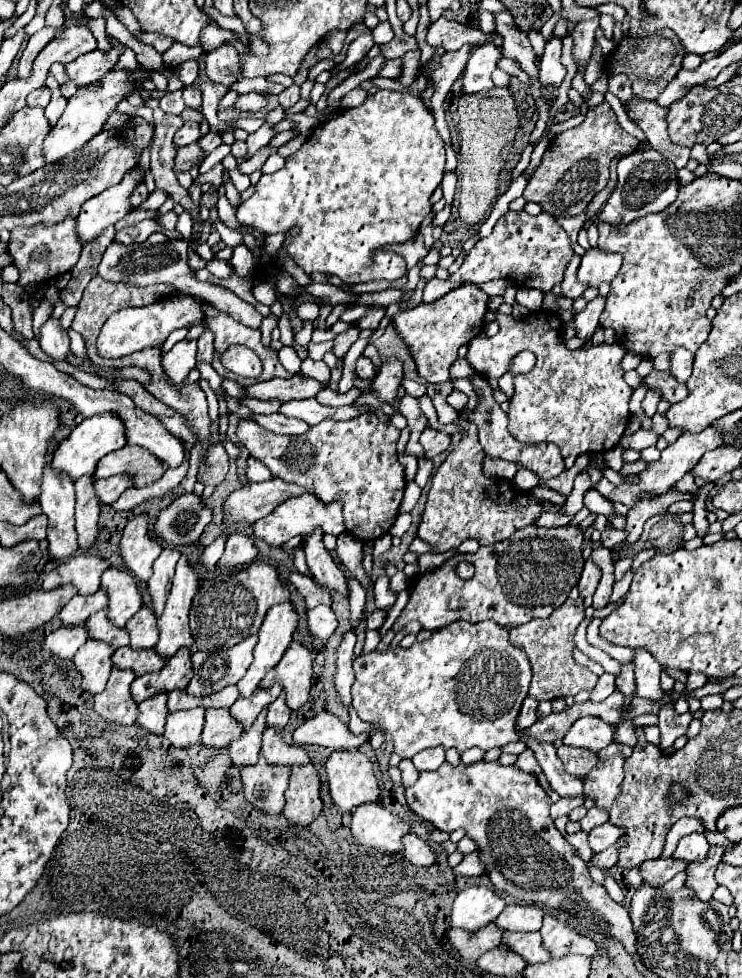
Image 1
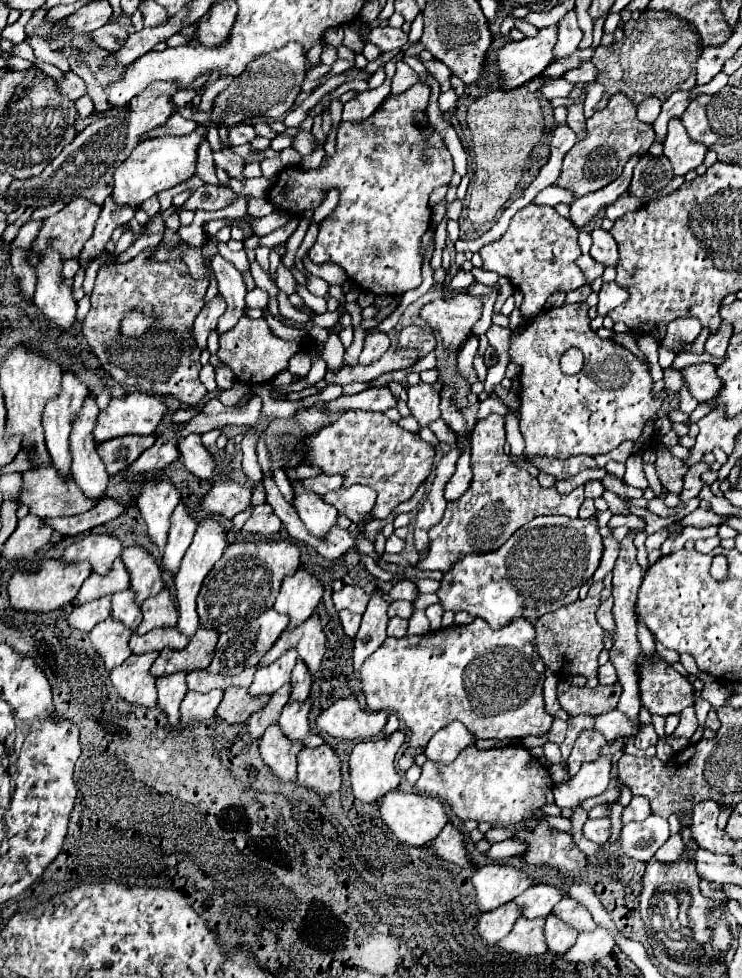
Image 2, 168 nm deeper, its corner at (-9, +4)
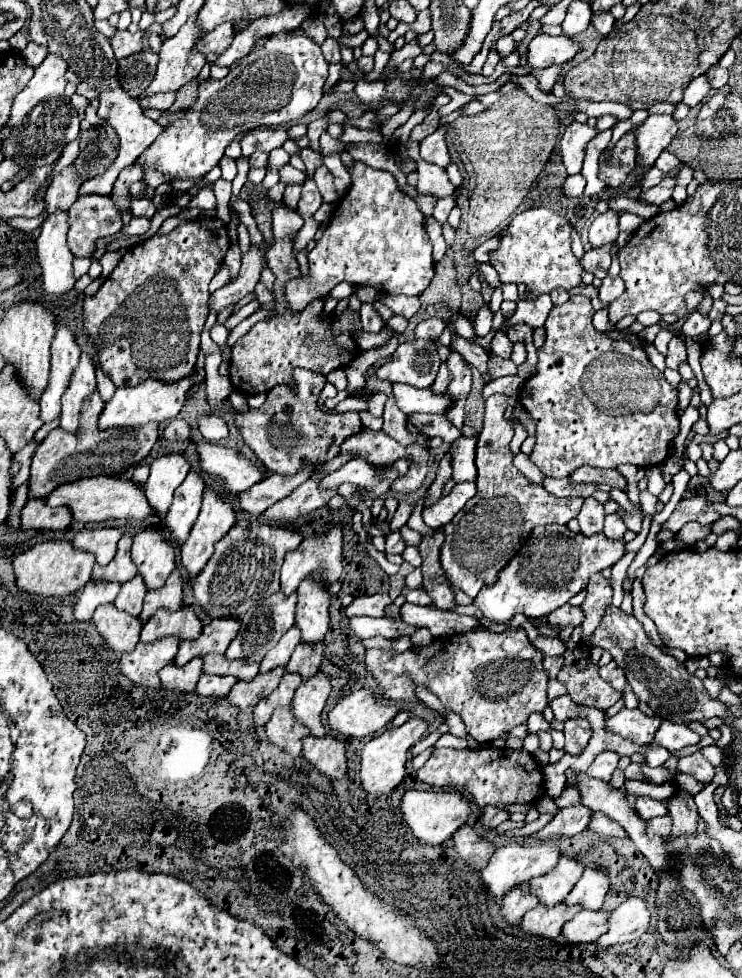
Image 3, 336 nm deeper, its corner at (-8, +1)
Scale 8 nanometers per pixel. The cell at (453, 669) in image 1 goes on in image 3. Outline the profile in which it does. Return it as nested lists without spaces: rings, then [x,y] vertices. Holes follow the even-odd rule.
[[[510,626],[500,634],[488,632],[484,628],[476,628],[464,634],[434,638],[428,646],[412,646],[406,652],[396,652],[394,648],[366,650],[366,670],[378,682],[380,696],[386,700],[424,706],[416,696],[416,688],[418,686],[428,688],[432,694],[440,698],[446,710],[458,714],[464,720],[468,734],[482,744],[492,742],[502,734],[510,732],[512,728],[526,724],[530,714],[544,712],[544,708],[548,706],[548,696],[546,696],[548,674],[542,666],[542,652],[530,644],[524,628]]]

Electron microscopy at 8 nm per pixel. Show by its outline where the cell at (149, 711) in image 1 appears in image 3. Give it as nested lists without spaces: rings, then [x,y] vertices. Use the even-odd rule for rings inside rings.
[[[194,658],[186,666],[174,666],[170,662],[158,672],[164,690],[176,690],[176,692],[184,692],[184,694],[188,694],[196,688],[200,674],[202,674],[202,658]]]

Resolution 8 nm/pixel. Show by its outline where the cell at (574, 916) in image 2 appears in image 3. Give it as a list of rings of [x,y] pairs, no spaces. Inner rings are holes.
[[[584,868],[582,878],[576,882],[572,892],[566,896],[564,904],[582,906],[584,910],[600,910],[604,896],[608,892],[610,880],[602,868]]]

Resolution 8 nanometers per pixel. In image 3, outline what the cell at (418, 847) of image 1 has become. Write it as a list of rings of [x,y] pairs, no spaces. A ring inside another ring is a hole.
[[[460,826],[454,836],[452,836],[452,842],[454,842],[454,848],[458,850],[458,856],[472,868],[472,870],[482,870],[486,868],[492,852],[494,852],[494,846],[486,840],[486,838],[480,838],[478,832],[470,826]]]

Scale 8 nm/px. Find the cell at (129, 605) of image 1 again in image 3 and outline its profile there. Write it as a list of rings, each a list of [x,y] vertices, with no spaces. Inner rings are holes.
[[[144,530],[134,536],[132,562],[150,592],[162,588],[170,572],[176,568],[174,548],[154,530]]]

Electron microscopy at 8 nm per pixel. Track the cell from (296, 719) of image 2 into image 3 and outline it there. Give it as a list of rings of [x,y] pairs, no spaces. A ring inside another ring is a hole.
[[[318,672],[316,676],[298,686],[292,700],[292,714],[316,738],[322,738],[326,734],[326,728],[320,722],[320,714],[328,694],[330,694],[330,682],[322,672]]]

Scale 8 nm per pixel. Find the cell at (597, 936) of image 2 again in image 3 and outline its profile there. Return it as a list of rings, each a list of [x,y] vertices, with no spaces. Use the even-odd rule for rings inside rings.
[[[628,898],[624,904],[620,904],[616,910],[610,912],[608,918],[608,932],[596,940],[598,946],[608,948],[624,942],[638,940],[646,930],[650,922],[650,912],[646,908],[644,898]]]

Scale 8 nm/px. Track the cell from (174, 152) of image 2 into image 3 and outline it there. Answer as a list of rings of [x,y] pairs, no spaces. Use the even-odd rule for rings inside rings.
[[[302,30],[274,34],[264,48],[244,56],[226,78],[200,84],[198,102],[188,108],[186,118],[166,126],[164,134],[160,134],[134,164],[142,170],[158,170],[168,176],[170,182],[202,178],[220,162],[224,148],[238,134],[260,126],[288,124],[314,110],[322,98],[326,76],[328,62],[320,46]]]

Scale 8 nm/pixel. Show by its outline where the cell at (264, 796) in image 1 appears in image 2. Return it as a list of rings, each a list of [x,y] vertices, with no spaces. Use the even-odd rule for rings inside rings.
[[[271,723],[259,743],[263,761],[273,769],[273,773],[283,781],[295,781],[297,777],[297,753],[301,751],[301,741],[289,739],[279,723]]]

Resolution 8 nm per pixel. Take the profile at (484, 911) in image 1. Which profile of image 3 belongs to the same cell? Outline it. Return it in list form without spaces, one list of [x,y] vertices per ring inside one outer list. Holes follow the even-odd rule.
[[[512,842],[498,848],[492,854],[488,866],[480,874],[480,880],[484,882],[484,886],[494,898],[504,898],[512,888],[516,888],[516,884],[528,884],[532,878],[544,876],[544,872],[550,872],[552,866],[556,866],[556,860],[558,860],[558,846],[552,842],[536,842],[526,846]]]

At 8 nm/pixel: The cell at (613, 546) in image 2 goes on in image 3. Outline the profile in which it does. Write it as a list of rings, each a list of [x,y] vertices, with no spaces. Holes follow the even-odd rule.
[[[610,514],[606,516],[604,522],[604,536],[608,536],[608,540],[622,540],[624,532],[626,532],[626,524],[622,522],[622,518],[618,518],[618,514]]]

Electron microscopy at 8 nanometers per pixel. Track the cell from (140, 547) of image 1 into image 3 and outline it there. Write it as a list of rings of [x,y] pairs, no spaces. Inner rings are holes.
[[[180,454],[162,456],[150,464],[150,476],[148,482],[144,484],[144,492],[148,504],[152,506],[160,520],[166,516],[172,504],[174,490],[184,482],[188,470],[190,464]]]

